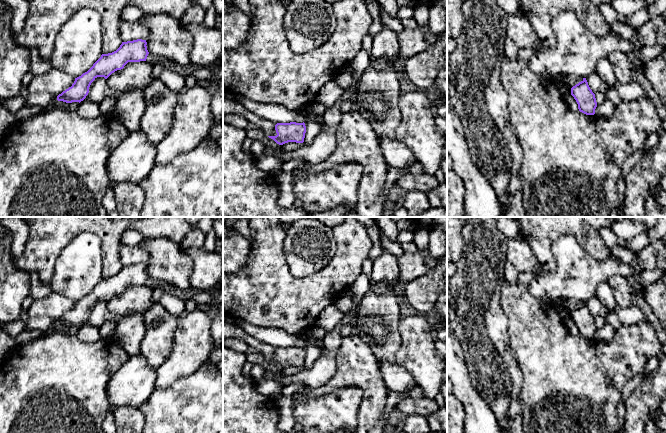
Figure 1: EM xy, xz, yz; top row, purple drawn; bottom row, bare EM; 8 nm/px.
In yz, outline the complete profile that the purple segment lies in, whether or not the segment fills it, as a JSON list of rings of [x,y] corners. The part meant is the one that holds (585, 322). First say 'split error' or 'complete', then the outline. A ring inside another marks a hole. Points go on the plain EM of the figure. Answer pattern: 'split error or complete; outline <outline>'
complete; outline [[[586,302],[571,312],[571,319],[576,324],[580,336],[586,339],[595,338],[597,326]]]

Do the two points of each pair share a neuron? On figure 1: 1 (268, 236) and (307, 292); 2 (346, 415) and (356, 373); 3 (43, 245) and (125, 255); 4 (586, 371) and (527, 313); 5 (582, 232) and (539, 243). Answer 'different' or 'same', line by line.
1: same
2: different
3: different
4: same
5: same

